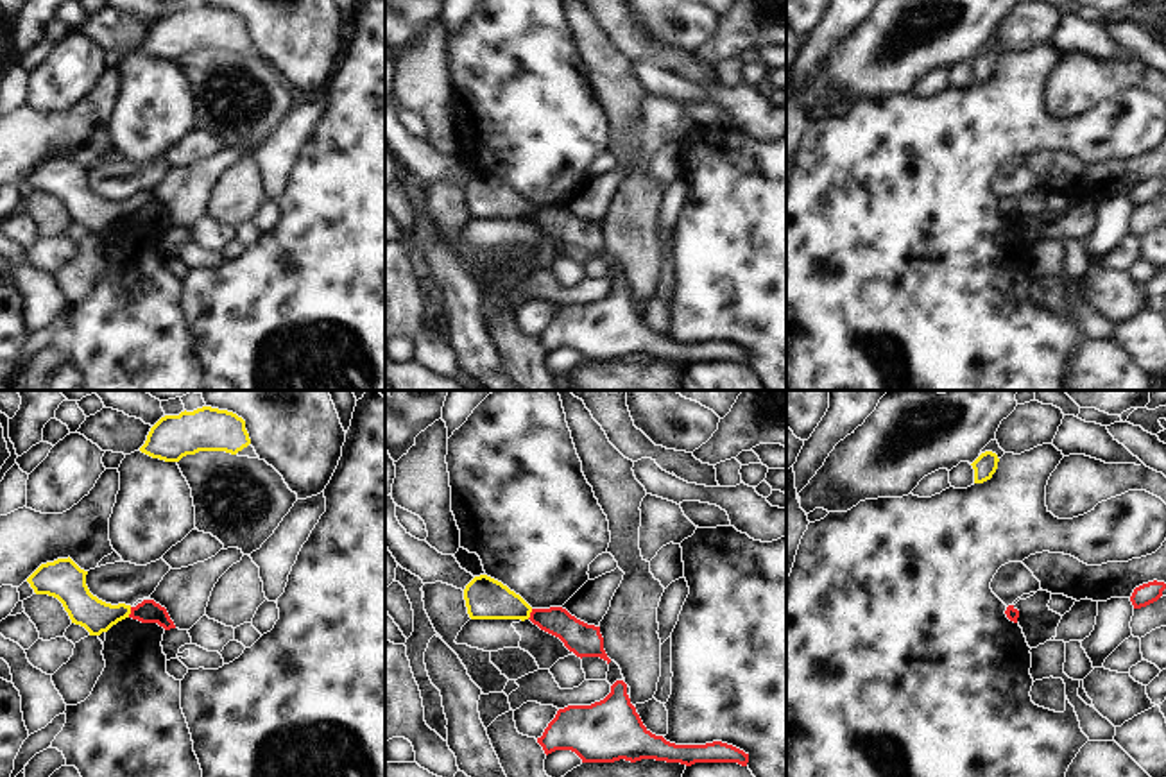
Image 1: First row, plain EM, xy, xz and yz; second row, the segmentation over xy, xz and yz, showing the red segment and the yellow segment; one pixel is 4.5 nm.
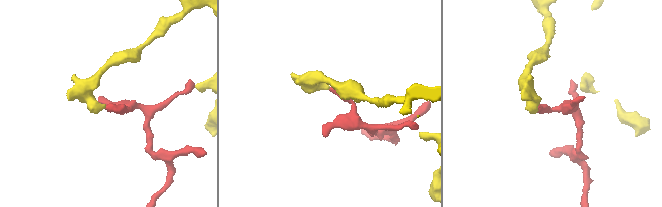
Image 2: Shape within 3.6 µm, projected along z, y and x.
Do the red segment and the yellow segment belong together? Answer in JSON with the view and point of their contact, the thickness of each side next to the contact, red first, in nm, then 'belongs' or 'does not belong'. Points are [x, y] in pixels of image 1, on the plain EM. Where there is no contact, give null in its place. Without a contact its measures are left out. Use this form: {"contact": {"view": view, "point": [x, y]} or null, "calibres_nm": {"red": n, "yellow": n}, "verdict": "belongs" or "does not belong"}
{"contact": {"view": "xy", "point": [131, 212]}, "calibres_nm": {"red": 100, "yellow": 150}, "verdict": "does not belong"}

